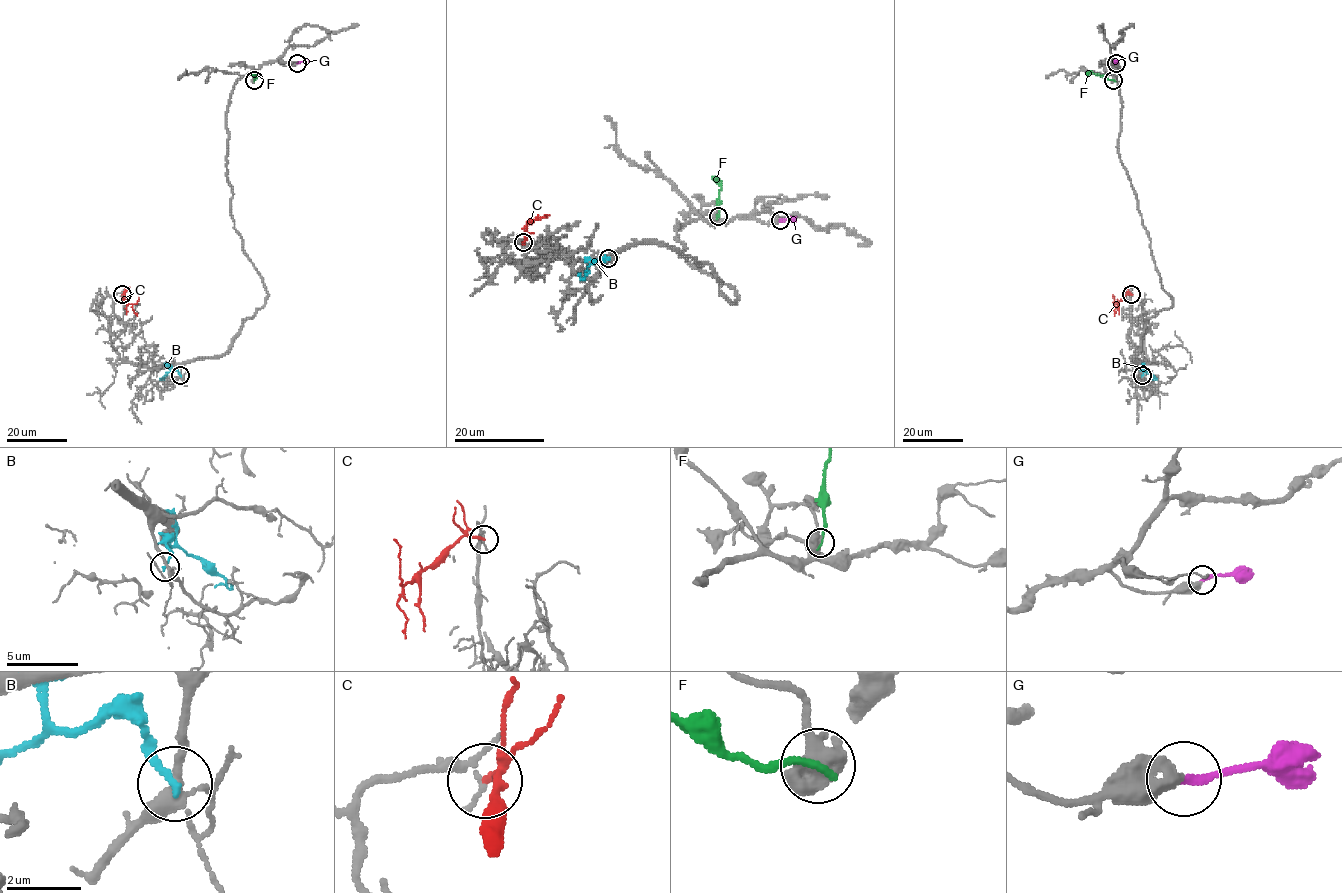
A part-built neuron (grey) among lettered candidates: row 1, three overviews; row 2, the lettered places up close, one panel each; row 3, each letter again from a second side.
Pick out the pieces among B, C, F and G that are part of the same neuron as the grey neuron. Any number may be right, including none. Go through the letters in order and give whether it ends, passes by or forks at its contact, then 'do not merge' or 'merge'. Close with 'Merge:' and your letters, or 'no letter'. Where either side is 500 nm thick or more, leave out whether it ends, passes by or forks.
B: it ends there; do not merge
C: it ends there; do not merge
F: do not merge
G: it ends there; merge
Merge: G

